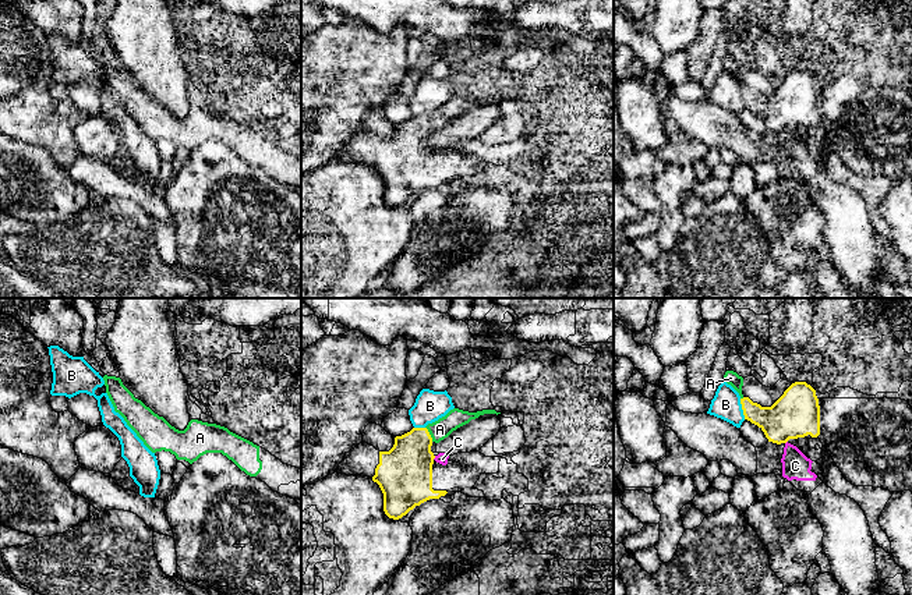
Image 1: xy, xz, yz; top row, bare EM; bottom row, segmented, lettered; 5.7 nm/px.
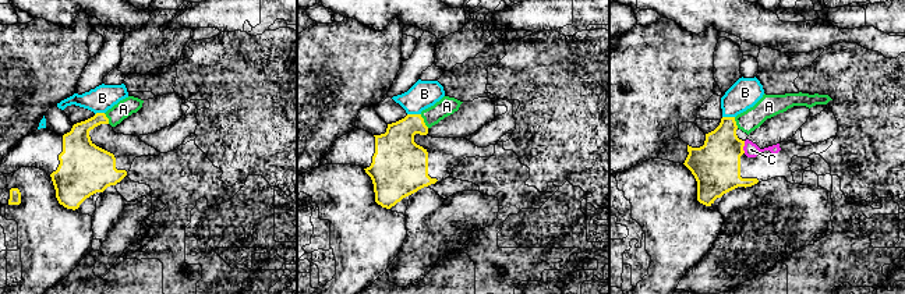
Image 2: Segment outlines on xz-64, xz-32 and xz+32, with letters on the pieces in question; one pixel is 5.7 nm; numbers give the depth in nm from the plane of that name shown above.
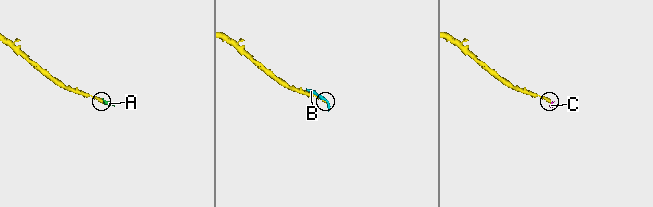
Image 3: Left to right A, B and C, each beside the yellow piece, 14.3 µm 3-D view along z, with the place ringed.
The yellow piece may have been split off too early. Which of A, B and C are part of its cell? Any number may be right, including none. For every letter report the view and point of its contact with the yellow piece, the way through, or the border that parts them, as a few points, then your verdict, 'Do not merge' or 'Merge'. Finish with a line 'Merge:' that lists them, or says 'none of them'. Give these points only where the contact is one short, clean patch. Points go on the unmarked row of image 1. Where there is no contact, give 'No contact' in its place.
A: Touches yellow at xz (428, 121). Path across: xz (406, 158), (412, 138), (428, 121), (439, 117). Merge
B: Touches yellow at yz (742, 96). Do not merge
C: Touches yellow at xz (434, 145). Boundary: xz (435, 144), (432, 147). Do not merge
Merge: A

